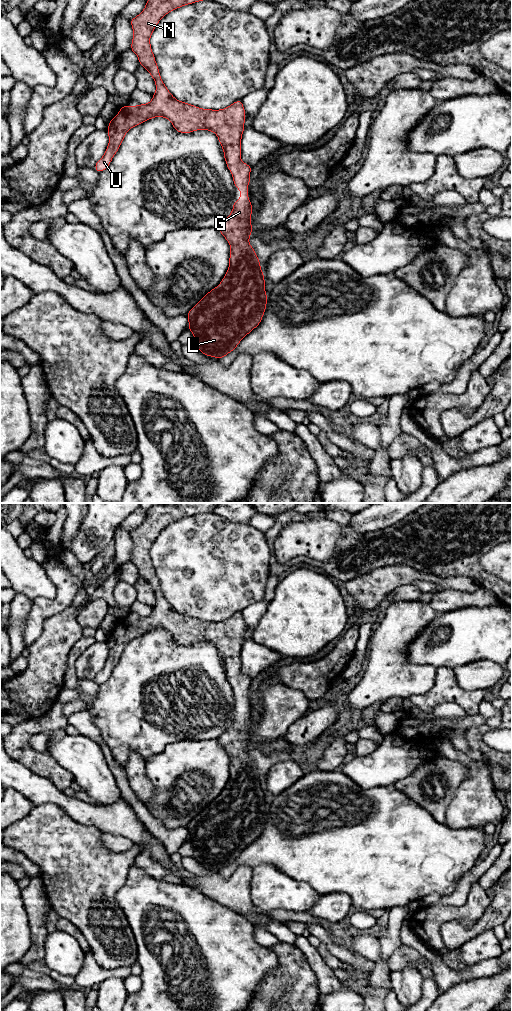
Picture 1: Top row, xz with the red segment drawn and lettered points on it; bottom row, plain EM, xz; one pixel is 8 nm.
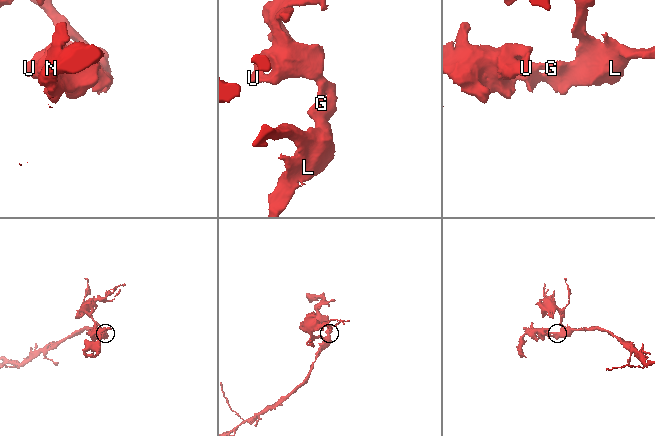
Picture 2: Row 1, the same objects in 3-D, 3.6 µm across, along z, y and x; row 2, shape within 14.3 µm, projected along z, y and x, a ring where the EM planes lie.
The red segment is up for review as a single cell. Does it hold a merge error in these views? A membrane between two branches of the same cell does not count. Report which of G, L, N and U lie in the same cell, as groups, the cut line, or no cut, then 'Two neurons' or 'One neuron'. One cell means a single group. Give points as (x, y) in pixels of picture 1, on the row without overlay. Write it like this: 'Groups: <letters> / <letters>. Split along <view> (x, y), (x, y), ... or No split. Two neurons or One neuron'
Groups: G L N U. No split. One neuron

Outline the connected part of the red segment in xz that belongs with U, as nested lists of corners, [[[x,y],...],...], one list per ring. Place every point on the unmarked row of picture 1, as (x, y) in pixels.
[[[163,503],[150,508],[144,522],[129,532],[133,540],[133,550],[130,562],[138,571],[139,577],[143,578],[154,591],[156,603],[152,612],[147,616],[136,618],[126,617],[119,621],[107,640],[109,655],[102,670],[97,673],[94,681],[100,685],[108,680],[113,668],[126,645],[133,639],[155,630],[168,631],[173,640],[183,646],[197,642],[214,644],[223,660],[224,671],[227,680],[233,688],[234,698],[241,703],[239,712],[233,714],[230,727],[218,738],[219,744],[230,756],[229,780],[220,796],[210,802],[187,826],[189,833],[188,841],[195,851],[195,859],[206,868],[215,869],[219,872],[232,864],[240,853],[255,841],[264,828],[267,817],[267,805],[265,803],[265,787],[262,785],[259,770],[253,759],[249,756],[253,738],[250,730],[253,724],[251,713],[248,711],[247,699],[250,695],[251,677],[241,673],[241,651],[245,641],[246,625],[242,612],[237,612],[230,618],[219,621],[202,621],[200,619],[182,614],[173,609],[161,591],[155,568],[151,561],[150,549],[159,533],[169,524],[188,516],[204,512],[214,512],[217,503]]]

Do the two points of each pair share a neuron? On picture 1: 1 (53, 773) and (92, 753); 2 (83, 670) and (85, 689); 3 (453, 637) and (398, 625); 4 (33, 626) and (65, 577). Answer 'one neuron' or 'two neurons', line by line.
1: two neurons
2: two neurons
3: two neurons
4: one neuron

